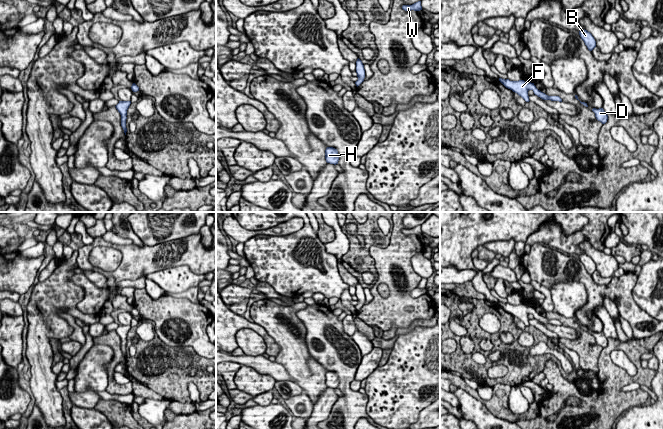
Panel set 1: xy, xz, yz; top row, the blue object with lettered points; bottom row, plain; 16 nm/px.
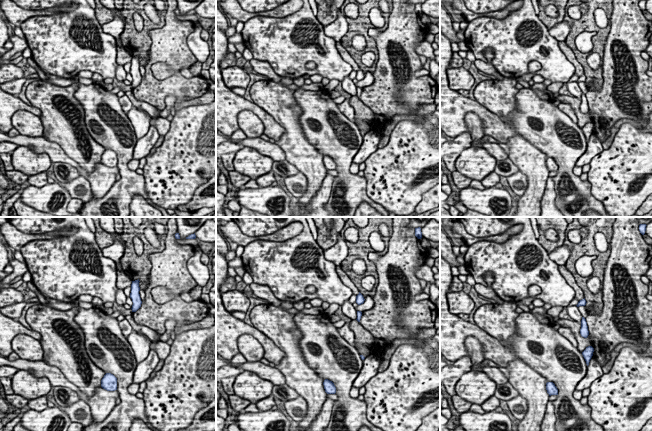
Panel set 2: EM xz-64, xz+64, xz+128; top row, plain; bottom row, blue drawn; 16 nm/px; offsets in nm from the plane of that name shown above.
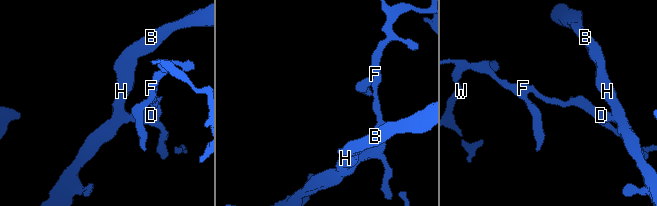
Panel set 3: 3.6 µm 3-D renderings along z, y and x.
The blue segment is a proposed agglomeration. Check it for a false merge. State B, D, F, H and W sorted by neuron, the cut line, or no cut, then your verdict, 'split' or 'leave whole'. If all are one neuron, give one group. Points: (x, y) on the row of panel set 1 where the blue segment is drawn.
groups B D F H W; cut none; leave whole

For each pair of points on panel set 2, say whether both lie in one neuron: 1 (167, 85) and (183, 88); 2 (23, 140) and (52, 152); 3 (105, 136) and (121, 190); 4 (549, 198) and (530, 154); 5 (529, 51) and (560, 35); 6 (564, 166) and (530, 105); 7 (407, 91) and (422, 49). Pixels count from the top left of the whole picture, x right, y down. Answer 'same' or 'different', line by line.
1: same
2: same
3: same
4: different
5: different
6: same
7: different

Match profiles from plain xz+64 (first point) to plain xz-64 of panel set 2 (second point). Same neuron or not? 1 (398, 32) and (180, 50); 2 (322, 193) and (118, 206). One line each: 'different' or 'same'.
1: same
2: different

